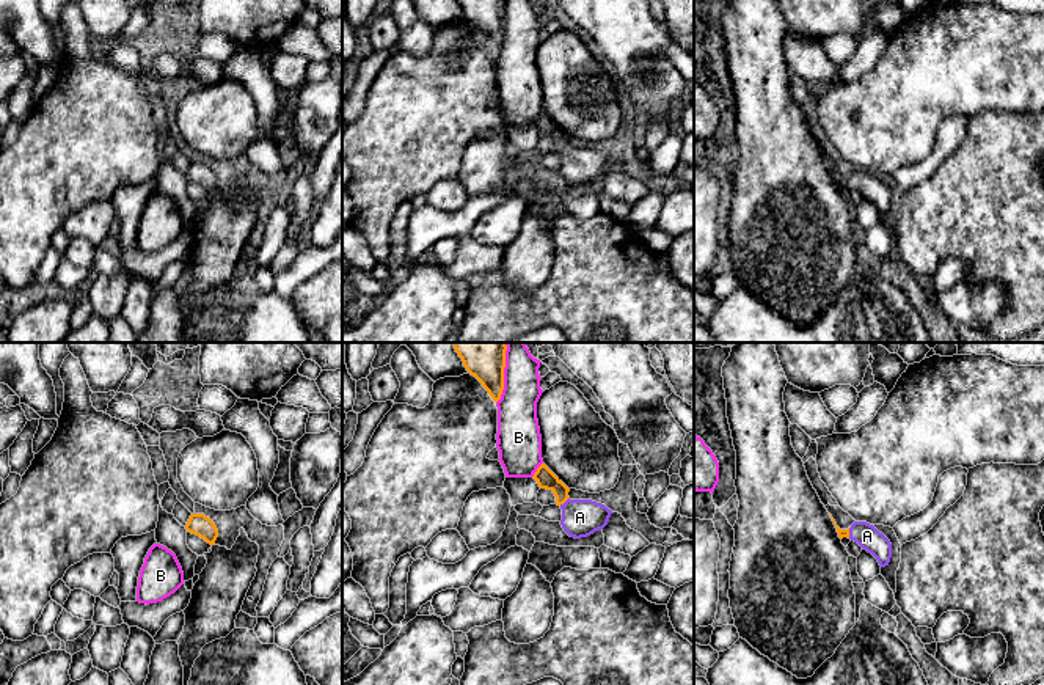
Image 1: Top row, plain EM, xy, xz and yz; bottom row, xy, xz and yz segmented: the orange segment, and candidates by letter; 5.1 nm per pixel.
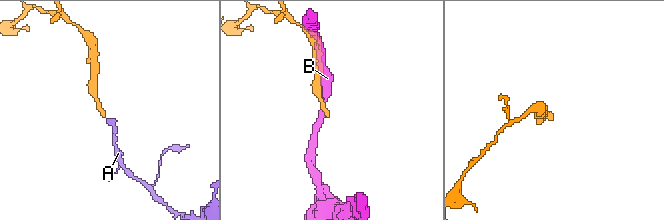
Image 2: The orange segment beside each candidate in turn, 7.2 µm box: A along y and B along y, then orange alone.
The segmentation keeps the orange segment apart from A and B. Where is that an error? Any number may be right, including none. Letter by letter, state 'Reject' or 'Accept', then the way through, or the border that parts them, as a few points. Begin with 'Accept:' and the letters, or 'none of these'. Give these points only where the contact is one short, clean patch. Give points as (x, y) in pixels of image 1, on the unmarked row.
Accept: A
A: Accept. Path across: xz (545, 126), (561, 142), (564, 150), (580, 165)
B: Reject

